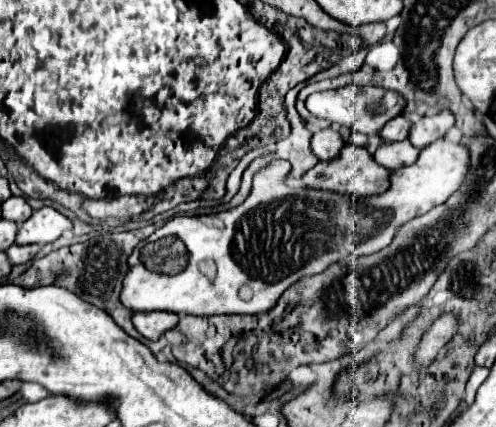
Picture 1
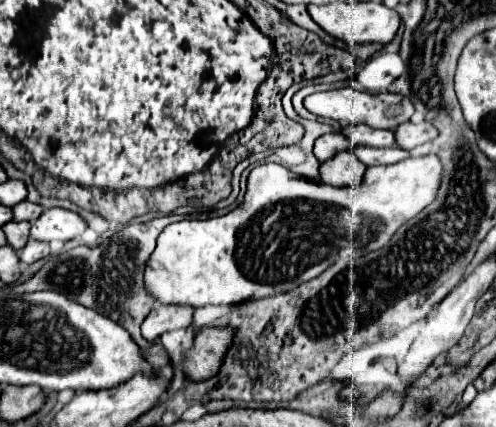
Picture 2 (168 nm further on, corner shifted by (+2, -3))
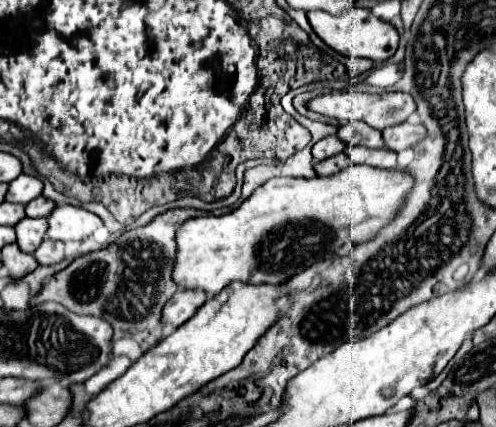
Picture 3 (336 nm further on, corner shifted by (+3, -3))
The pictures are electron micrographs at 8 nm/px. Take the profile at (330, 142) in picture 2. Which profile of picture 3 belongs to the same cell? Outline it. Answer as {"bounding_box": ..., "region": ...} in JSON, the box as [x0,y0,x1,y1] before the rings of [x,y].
{"bounding_box":[313,136,347,162],"region":[[[327,136],[327,138],[321,138],[313,146],[313,158],[319,162],[319,160],[325,160],[329,156],[335,156],[335,154],[343,152],[345,148],[347,148],[347,144],[339,136]]]}

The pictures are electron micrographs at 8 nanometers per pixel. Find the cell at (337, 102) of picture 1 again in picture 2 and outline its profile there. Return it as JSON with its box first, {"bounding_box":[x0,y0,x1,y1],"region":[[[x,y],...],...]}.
{"bounding_box":[304,86,414,130],"region":[[[344,86],[340,90],[328,90],[328,92],[310,94],[304,100],[304,106],[316,116],[338,120],[342,126],[366,124],[370,128],[388,128],[388,130],[394,130],[402,122],[408,122],[410,116],[414,114],[412,112],[412,102],[402,94],[392,94],[392,92],[370,94],[370,92],[358,92],[358,90],[350,88],[350,86]]]}

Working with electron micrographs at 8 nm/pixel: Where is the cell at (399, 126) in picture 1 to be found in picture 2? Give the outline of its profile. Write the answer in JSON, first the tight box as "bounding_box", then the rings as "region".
{"bounding_box":[344,124,396,146],"region":[[[354,124],[354,126],[346,126],[344,134],[360,146],[394,146],[396,138],[392,130],[374,130],[370,126],[364,124]]]}

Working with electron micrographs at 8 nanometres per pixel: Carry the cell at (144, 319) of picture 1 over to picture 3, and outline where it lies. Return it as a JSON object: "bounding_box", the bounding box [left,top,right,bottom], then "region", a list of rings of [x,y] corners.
{"bounding_box":[163,290,207,326],"region":[[[177,290],[173,298],[163,308],[163,322],[181,326],[187,322],[207,300],[205,292],[189,292],[189,290]]]}

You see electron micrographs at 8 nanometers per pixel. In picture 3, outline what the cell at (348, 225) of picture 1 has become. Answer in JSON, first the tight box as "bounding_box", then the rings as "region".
{"bounding_box":[173,146,413,294],"region":[[[347,146],[351,166],[333,176],[305,178],[271,178],[259,186],[237,210],[223,216],[199,216],[181,224],[177,230],[177,260],[173,268],[173,280],[185,288],[205,290],[207,294],[219,294],[233,280],[251,284],[281,284],[285,278],[295,276],[301,270],[321,262],[327,254],[339,254],[345,244],[361,244],[373,238],[383,226],[387,226],[403,200],[411,192],[413,178],[397,168],[397,154],[381,148],[369,150],[361,146]]]}

